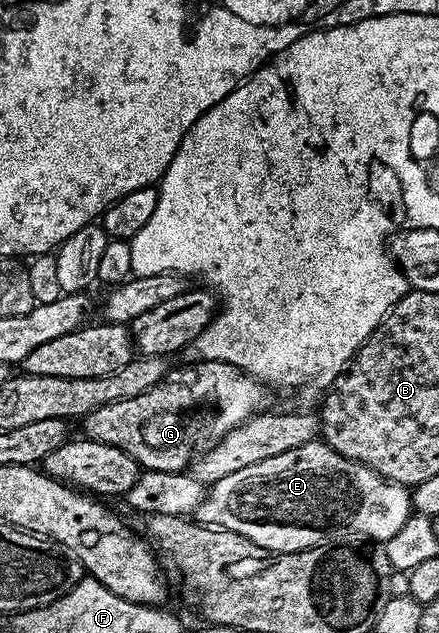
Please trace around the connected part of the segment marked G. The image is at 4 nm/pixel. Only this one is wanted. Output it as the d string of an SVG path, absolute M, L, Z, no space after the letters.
M203 360L195 364L196 370L173 382L165 380L140 396L130 396L130 400L94 408L94 412L82 419L83 437L122 448L144 470L187 471L197 454L222 440L226 432L261 413L267 407L264 405L269 393L265 383L234 364Z

